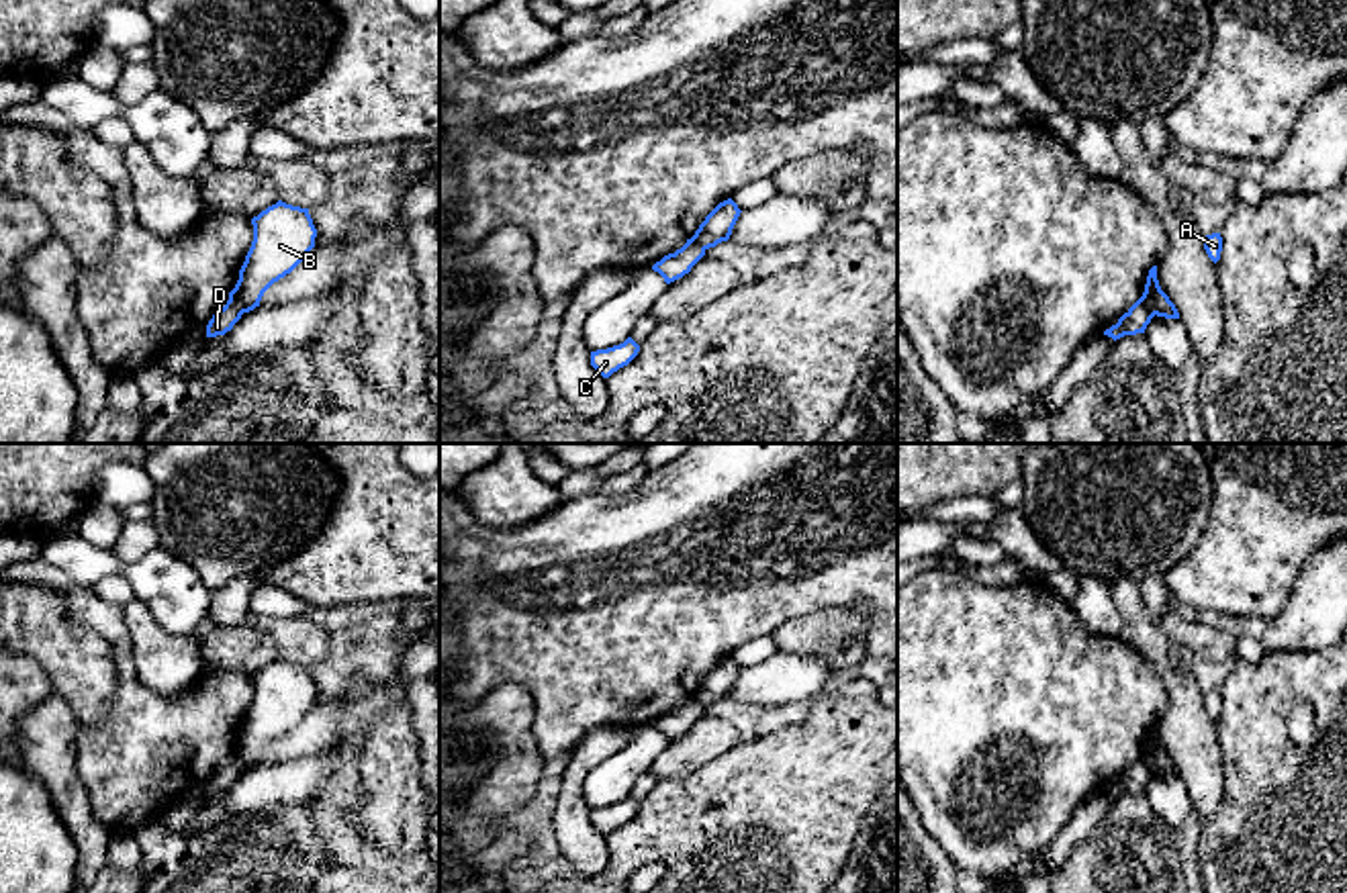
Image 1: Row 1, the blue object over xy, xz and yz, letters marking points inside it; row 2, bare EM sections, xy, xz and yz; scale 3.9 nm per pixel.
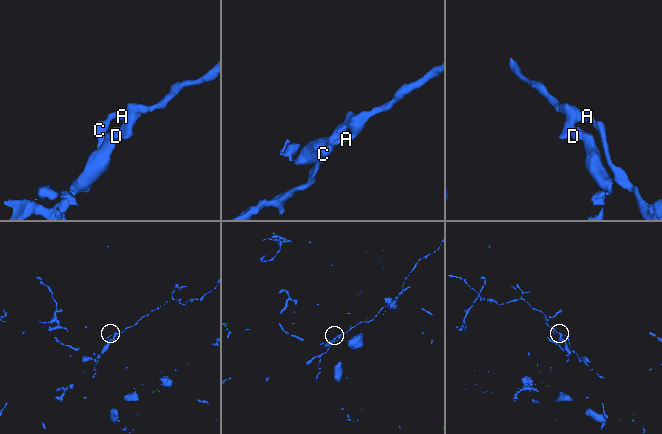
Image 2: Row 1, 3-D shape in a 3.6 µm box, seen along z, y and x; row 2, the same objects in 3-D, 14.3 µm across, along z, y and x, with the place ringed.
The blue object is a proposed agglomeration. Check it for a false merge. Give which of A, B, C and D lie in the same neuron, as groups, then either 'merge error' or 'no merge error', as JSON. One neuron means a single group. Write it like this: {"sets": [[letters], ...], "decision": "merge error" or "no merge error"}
{"sets": [["A", "B", "C"], ["D"]], "decision": "merge error"}

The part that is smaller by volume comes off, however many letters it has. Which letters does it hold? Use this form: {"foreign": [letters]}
{"foreign": ["A", "B", "C"]}

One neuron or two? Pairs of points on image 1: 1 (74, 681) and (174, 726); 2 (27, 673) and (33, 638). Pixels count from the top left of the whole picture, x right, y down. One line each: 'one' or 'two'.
1: two
2: two

